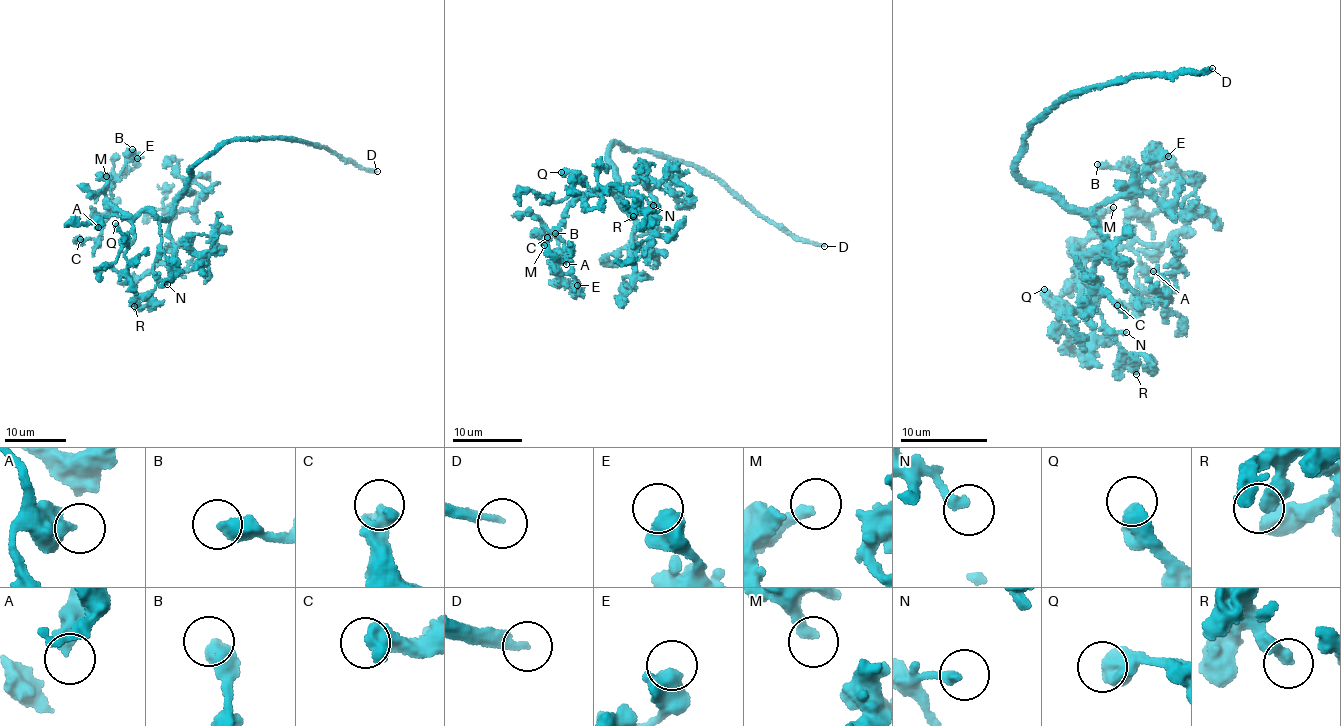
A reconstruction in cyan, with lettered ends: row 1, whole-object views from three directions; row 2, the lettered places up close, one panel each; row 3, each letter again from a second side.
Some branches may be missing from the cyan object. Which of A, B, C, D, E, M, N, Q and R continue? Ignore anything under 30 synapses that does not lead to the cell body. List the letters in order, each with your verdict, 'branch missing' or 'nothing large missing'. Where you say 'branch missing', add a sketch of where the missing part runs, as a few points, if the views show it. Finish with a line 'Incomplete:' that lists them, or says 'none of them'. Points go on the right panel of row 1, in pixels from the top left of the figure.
A: nothing large missing
B: nothing large missing
C: nothing large missing
D: branch missing | (1212, 68), (1238, 49), (1242, 21), (1263, 7), (1305, 24), (1074, 45)
E: nothing large missing
M: nothing large missing
N: nothing large missing
Q: nothing large missing
R: nothing large missing
Incomplete: D

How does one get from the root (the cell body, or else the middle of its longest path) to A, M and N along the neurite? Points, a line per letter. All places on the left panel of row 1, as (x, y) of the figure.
A: (192, 170), (169, 218), (153, 216), (148, 212), (127, 215), (108, 207), (109, 218), (98, 227)
M: (192, 170), (174, 212), (163, 219), (148, 212), (127, 215), (120, 212), (106, 196), (106, 176)
N: (192, 170), (174, 212), (160, 222), (161, 251), (154, 270), (167, 284)

